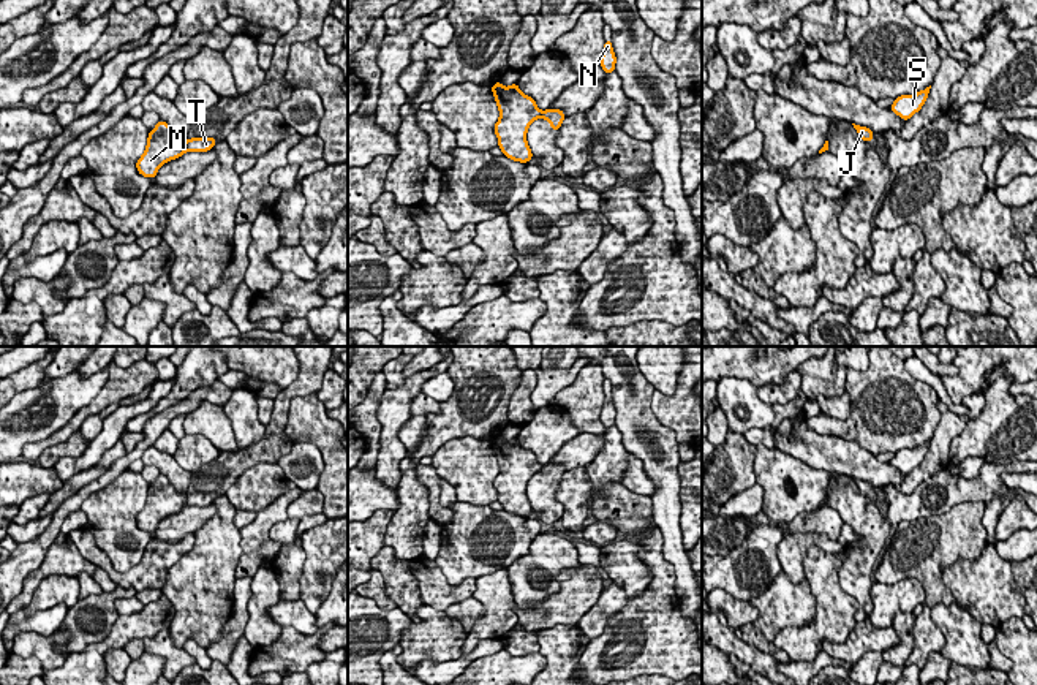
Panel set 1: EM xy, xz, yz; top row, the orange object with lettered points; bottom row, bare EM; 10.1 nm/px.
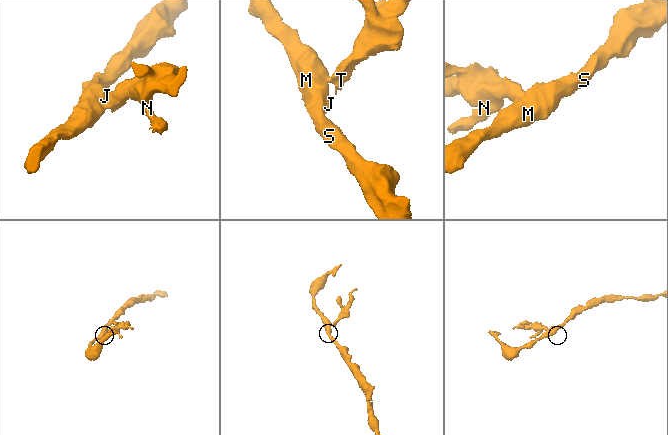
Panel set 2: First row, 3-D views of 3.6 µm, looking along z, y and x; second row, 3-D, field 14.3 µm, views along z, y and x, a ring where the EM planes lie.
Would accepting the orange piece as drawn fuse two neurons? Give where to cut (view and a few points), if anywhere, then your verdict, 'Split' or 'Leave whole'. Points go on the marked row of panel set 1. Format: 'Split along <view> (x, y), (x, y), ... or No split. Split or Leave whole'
Split along xy (185, 141), (187, 149). Split

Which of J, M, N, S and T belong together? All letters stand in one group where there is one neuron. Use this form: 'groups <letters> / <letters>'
groups J M S / N T

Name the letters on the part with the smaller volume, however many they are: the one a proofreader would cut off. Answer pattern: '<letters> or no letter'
N, T

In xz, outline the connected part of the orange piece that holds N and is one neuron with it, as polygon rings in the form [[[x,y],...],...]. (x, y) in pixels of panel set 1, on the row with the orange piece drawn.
[[[612,40],[604,43],[602,55],[601,55],[601,68],[605,74],[615,71],[617,55],[612,47]]]

